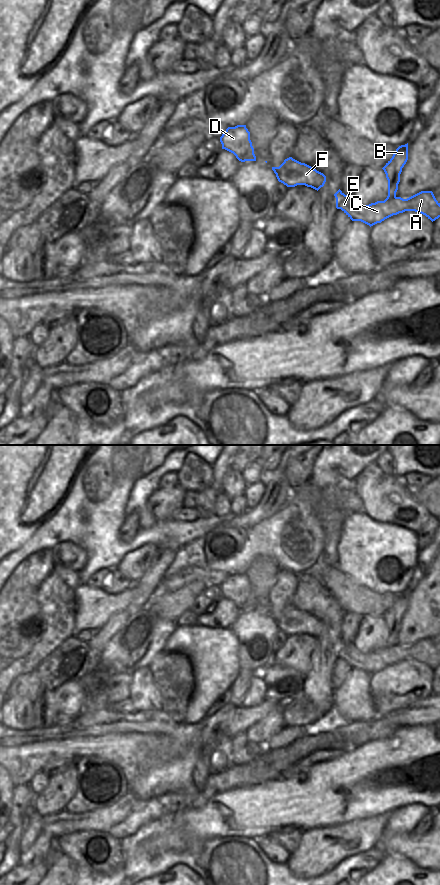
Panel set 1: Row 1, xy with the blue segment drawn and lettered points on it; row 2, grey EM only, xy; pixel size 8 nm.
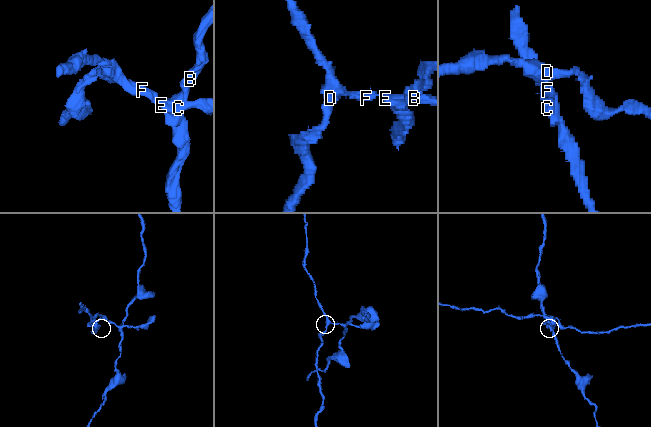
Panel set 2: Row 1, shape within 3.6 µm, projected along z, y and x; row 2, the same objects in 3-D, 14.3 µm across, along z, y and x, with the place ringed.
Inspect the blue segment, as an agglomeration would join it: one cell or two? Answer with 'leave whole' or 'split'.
split

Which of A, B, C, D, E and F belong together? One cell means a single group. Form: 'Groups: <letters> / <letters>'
Groups: A C D E F / B.

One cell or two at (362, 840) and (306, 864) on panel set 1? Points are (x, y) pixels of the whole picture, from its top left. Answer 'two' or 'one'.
one

